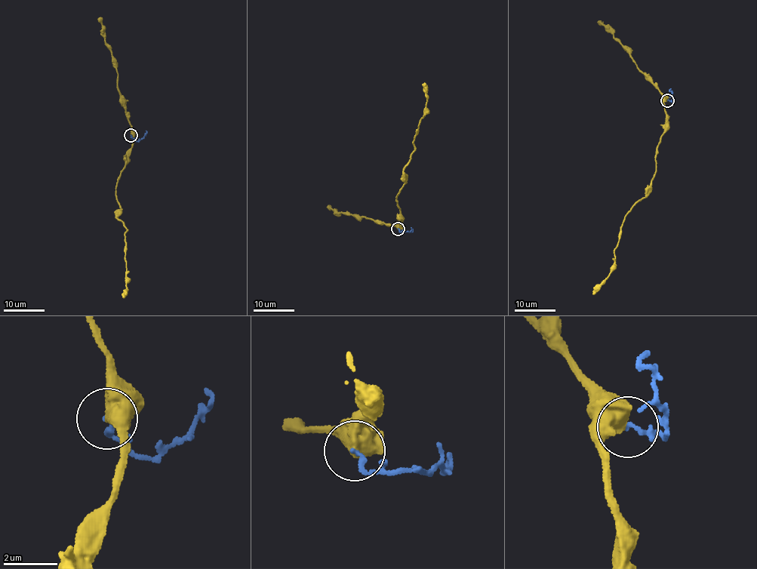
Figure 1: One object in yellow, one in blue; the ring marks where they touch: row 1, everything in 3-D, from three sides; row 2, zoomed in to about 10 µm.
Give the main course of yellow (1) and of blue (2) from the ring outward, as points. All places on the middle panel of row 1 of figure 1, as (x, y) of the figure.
1: (398, 228), (402, 216), (396, 199), (407, 180), (403, 170), (414, 151), (413, 143), (426, 112), (425, 82)
2: (398, 229), (410, 232)

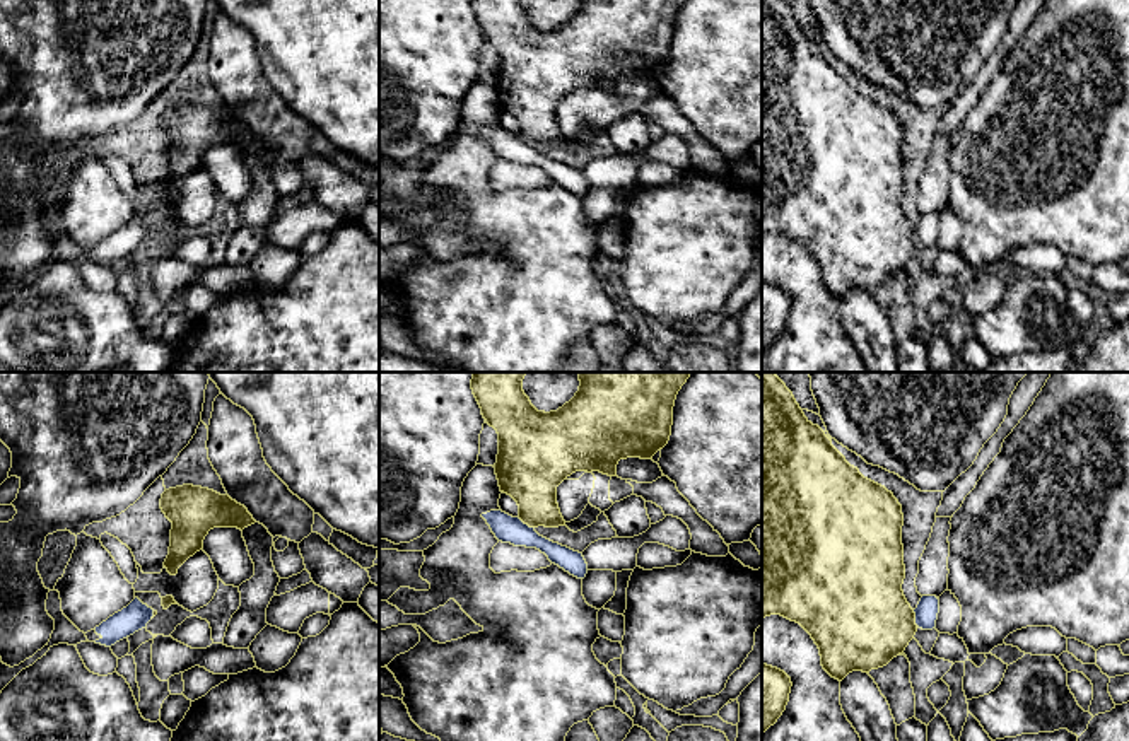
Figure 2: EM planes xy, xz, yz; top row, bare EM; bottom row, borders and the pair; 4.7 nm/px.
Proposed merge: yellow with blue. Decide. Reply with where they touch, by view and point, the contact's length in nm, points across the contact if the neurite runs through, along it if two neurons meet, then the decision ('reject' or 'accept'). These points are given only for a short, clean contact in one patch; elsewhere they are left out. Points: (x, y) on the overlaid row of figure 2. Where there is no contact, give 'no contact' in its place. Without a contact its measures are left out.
contact yz (914, 618); length 80 nm; border yz (912, 610), (918, 625); reject

